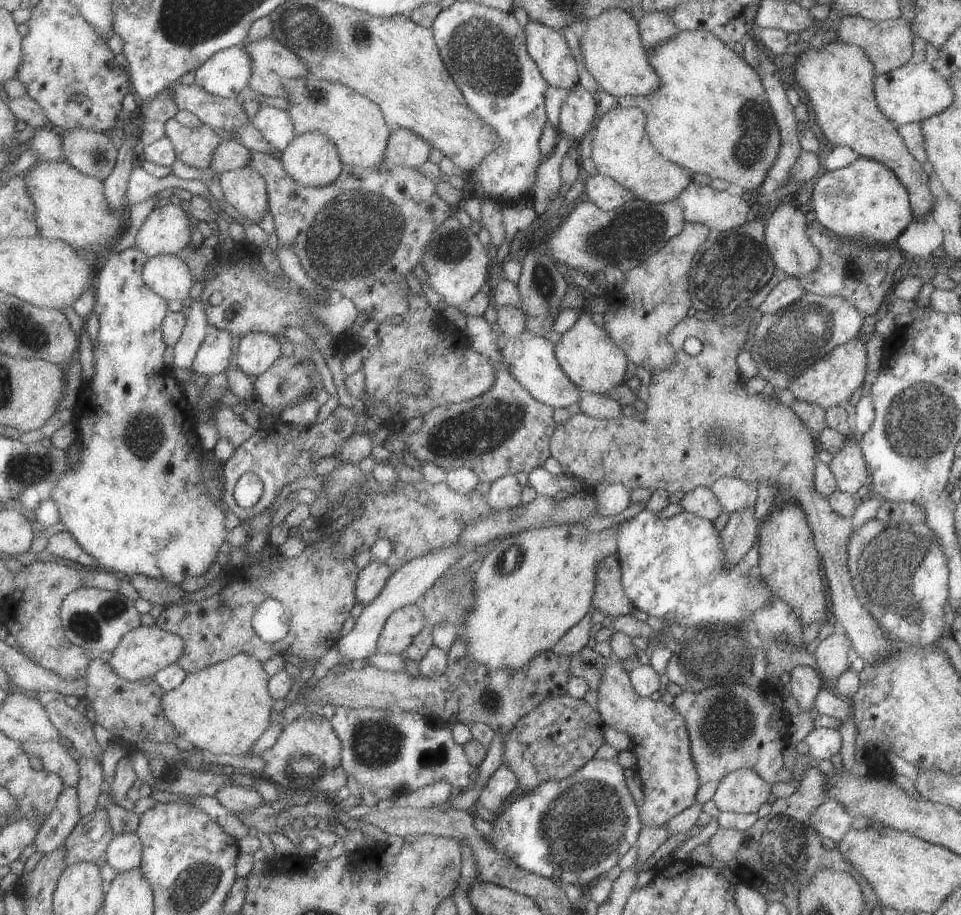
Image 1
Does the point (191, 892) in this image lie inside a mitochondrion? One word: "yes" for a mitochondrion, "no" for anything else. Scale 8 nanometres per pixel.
yes

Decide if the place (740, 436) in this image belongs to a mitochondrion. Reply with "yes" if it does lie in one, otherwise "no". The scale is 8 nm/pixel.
yes

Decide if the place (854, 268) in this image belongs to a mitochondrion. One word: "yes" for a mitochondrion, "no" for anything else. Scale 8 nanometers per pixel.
yes

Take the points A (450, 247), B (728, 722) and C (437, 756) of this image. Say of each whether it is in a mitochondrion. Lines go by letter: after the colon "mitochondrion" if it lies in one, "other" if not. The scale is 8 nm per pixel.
A: mitochondrion
B: mitochondrion
C: mitochondrion

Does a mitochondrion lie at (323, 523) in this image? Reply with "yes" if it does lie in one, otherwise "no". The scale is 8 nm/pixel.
no

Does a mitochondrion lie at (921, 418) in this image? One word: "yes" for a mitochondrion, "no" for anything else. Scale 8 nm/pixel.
yes

